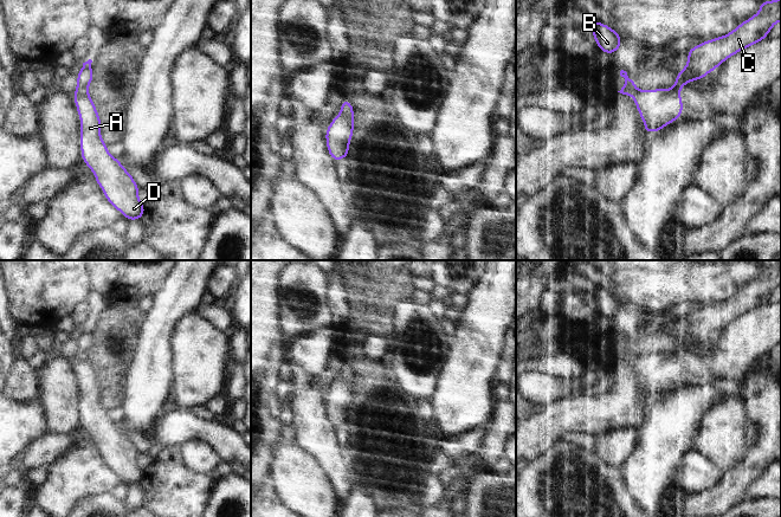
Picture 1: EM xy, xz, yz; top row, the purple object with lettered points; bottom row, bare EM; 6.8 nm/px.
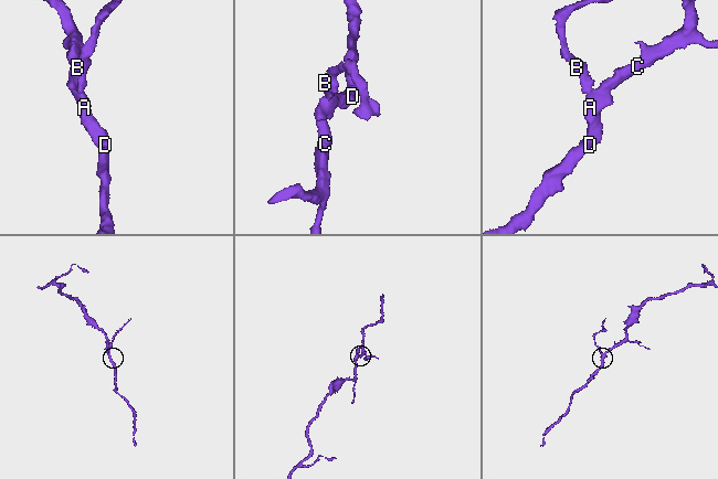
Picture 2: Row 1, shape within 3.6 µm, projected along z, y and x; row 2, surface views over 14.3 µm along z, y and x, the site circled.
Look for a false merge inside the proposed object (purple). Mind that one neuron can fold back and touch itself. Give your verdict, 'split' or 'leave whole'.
split

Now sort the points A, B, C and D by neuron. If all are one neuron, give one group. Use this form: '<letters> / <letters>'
A C D / B

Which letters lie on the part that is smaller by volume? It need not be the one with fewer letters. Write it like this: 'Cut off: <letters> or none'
Cut off: B

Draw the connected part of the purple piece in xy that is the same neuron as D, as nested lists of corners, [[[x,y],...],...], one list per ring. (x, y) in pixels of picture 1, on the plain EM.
[[[73,358],[82,390],[79,411],[82,427],[95,439],[109,468],[120,476],[125,485],[141,485],[146,472],[138,464],[134,442],[122,432],[120,424],[112,422],[101,402],[101,383],[91,362]]]

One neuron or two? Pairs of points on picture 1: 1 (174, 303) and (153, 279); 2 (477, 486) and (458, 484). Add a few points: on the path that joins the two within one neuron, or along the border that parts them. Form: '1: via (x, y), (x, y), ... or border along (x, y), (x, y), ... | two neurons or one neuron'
1: border along (172, 272), (152, 297) | two neurons
2: border along (477, 469), (468, 480), (462, 496) | two neurons

